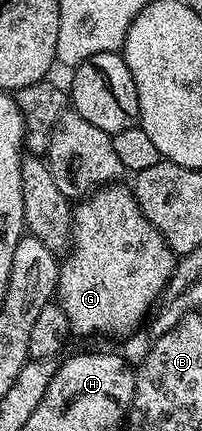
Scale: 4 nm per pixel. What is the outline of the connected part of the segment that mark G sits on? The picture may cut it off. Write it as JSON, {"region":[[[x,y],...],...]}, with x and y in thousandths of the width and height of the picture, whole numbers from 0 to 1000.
{"region":[[[609,425],[505,432],[366,478],[342,585],[292,617],[282,705],[322,722],[356,775],[450,782],[465,773],[535,773],[550,782],[609,782],[683,759],[807,671],[817,680],[871,613],[871,589],[718,508],[663,445]]]}

